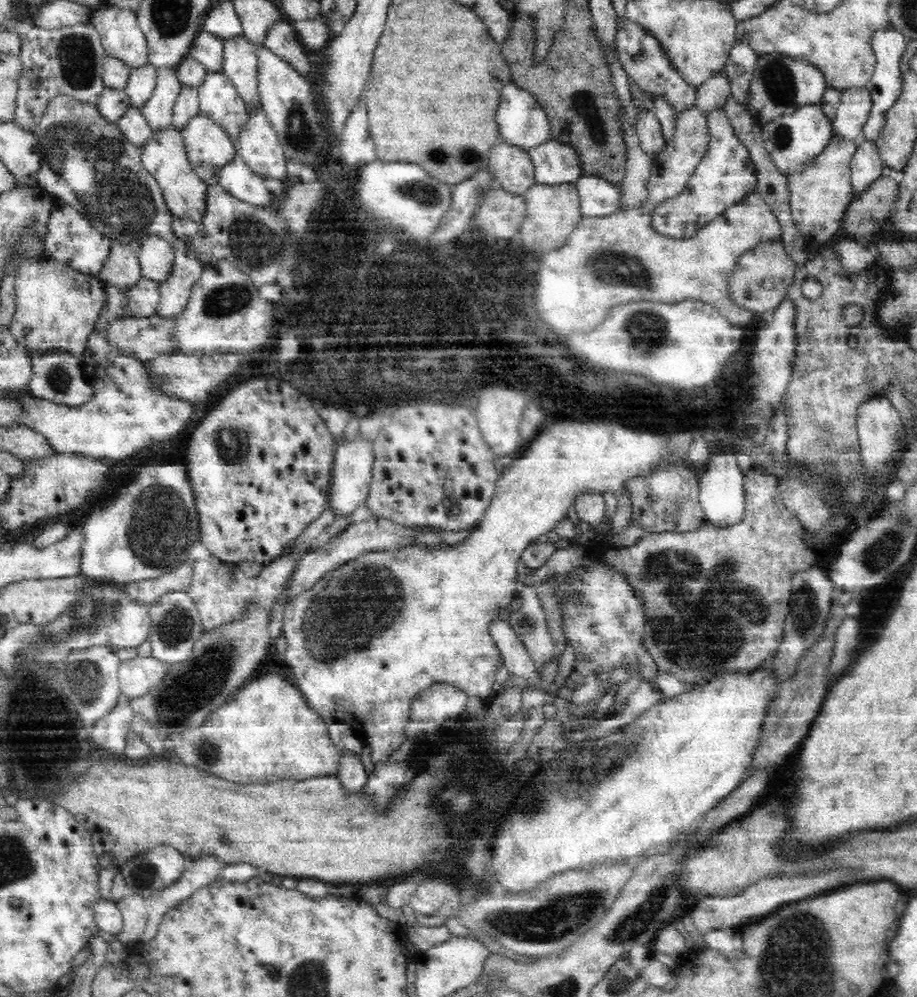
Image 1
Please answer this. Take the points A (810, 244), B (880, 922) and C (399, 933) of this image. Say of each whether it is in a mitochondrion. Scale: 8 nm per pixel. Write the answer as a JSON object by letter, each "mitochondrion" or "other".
{"A":"other","B":"other","C":"other"}

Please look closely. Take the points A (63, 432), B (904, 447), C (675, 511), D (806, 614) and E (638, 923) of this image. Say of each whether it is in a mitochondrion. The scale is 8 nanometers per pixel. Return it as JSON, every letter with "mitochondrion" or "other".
{"A":"other","B":"other","C":"mitochondrion","D":"mitochondrion","E":"mitochondrion"}

